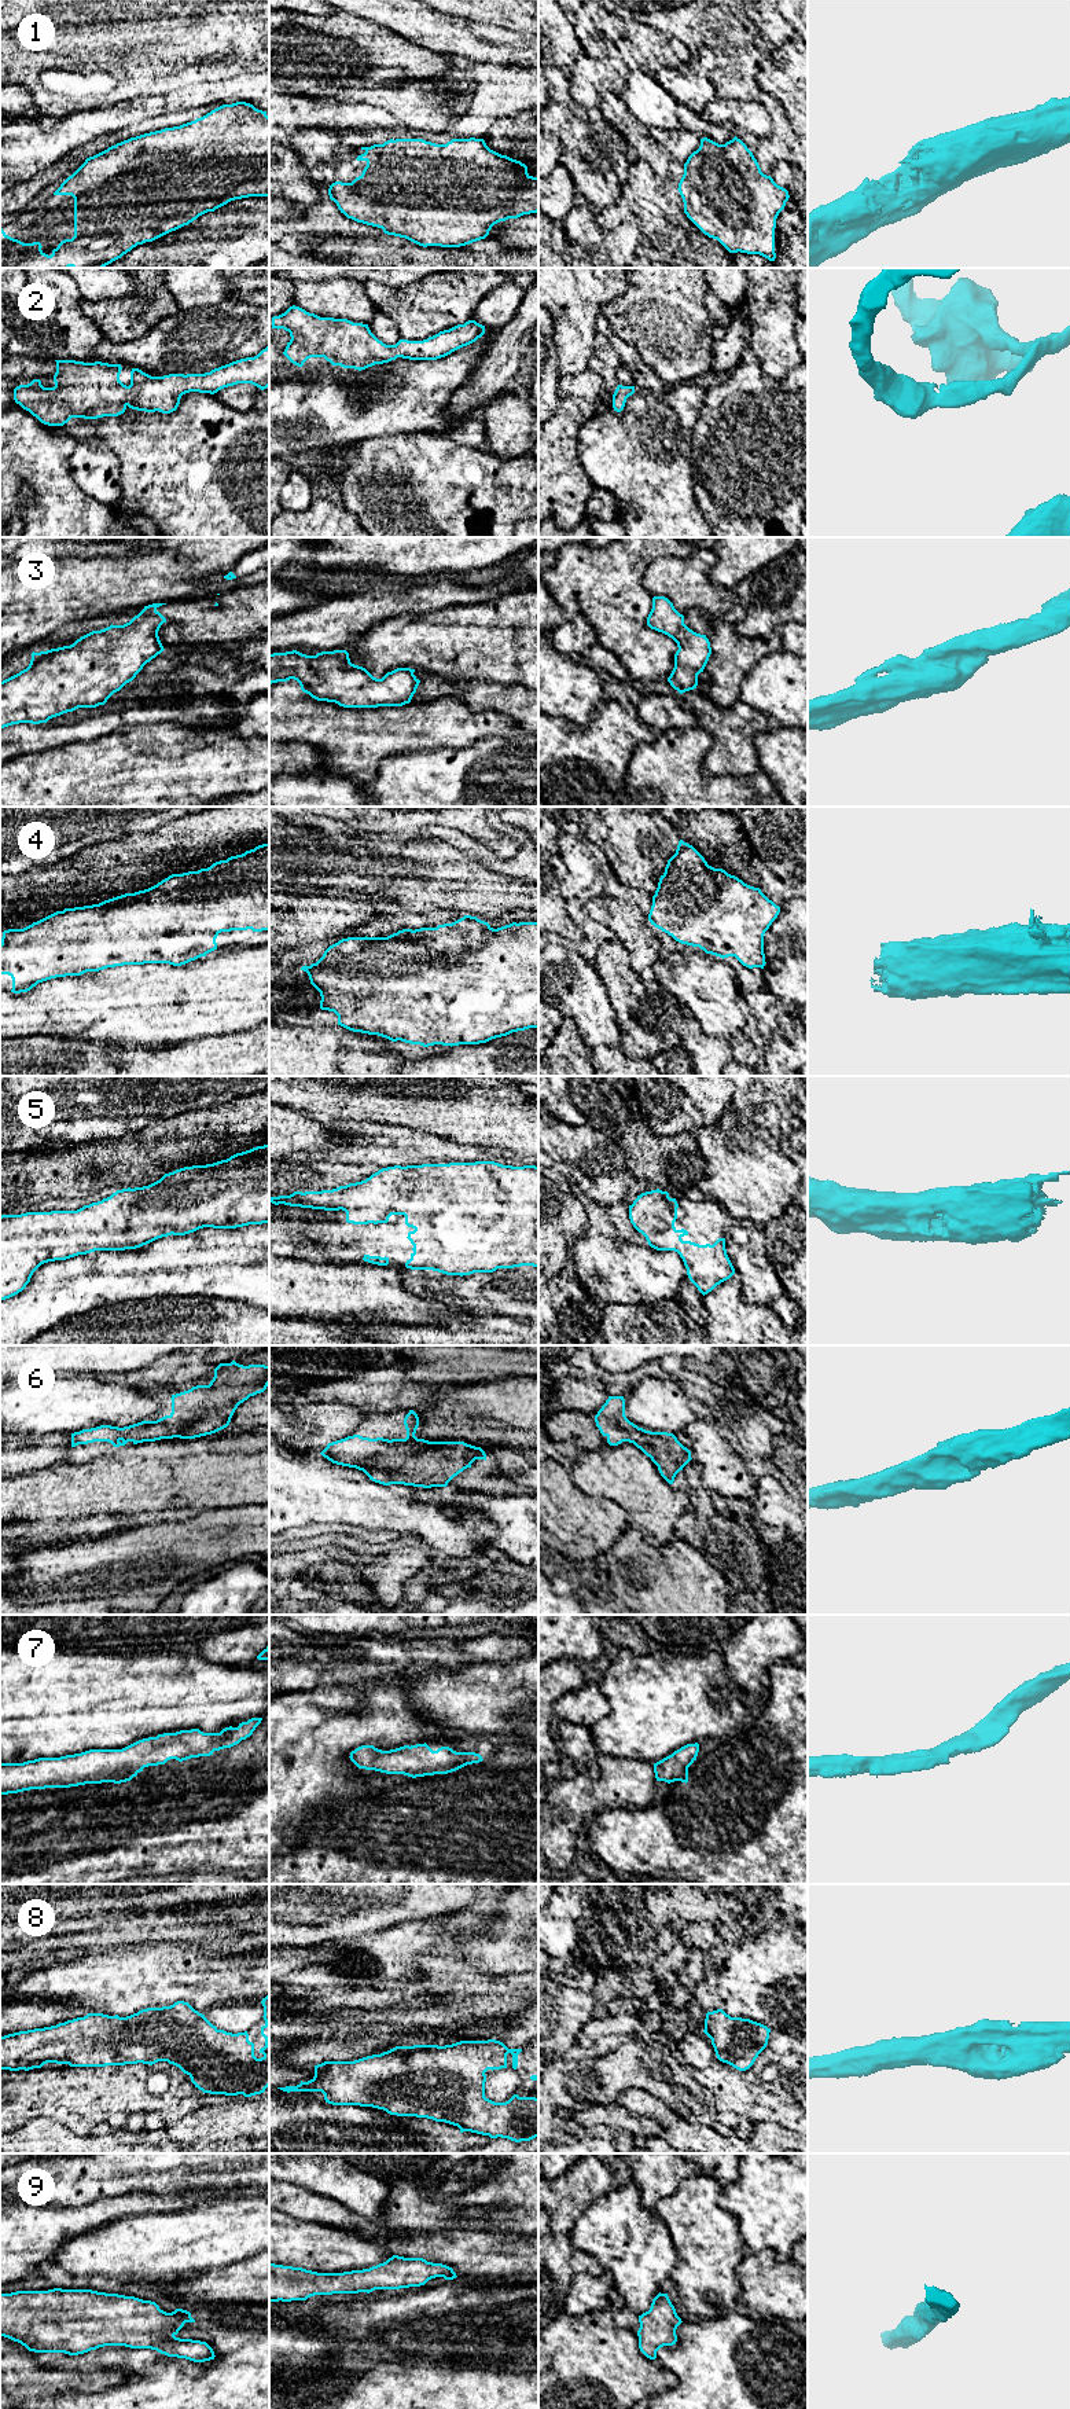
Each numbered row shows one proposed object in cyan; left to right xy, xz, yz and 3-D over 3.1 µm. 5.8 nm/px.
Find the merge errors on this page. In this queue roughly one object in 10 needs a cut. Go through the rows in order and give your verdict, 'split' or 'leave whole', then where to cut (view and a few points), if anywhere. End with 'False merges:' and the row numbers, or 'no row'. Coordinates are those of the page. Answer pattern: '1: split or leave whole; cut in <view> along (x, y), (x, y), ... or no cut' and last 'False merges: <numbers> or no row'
1: leave whole; no cut
2: leave whole; no cut
3: leave whole; no cut
4: leave whole; no cut
5: leave whole; no cut
6: leave whole; no cut
7: leave whole; no cut
8: leave whole; no cut
9: leave whole; no cut
False merges: no row

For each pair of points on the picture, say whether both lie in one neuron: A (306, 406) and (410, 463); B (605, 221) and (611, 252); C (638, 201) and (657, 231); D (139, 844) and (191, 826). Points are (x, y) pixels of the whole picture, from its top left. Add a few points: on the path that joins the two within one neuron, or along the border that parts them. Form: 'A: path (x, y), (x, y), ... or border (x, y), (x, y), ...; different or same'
A: border (399, 433), (361, 439), (356, 444); different
B: border (594, 216), (606, 230), (625, 224), (638, 230); different
C: path (644, 208), (657, 220), (657, 224); same
D: path (151, 844), (173, 844), (179, 838); same

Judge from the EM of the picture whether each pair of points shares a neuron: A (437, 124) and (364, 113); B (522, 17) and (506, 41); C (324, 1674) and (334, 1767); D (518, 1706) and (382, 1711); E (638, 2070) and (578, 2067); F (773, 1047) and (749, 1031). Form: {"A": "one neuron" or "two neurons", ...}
{"A": "two neurons", "B": "two neurons", "C": "two neurons", "D": "two neurons", "E": "one neuron", "F": "one neuron"}

